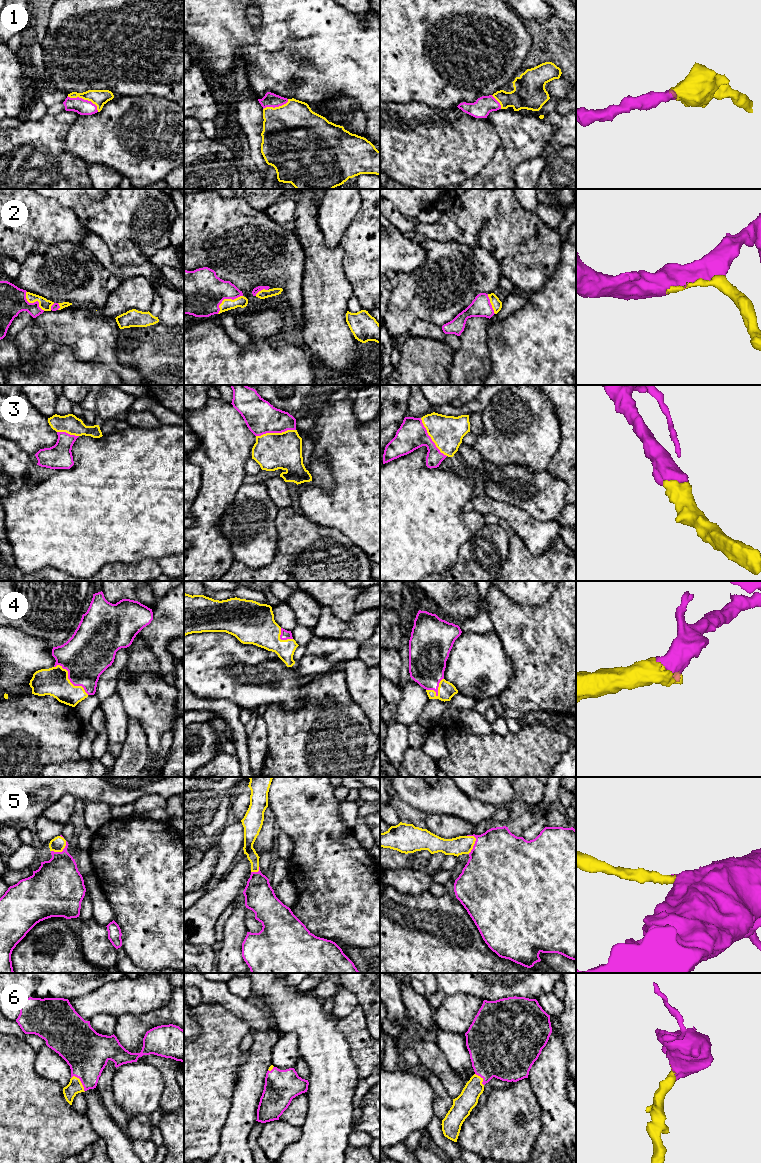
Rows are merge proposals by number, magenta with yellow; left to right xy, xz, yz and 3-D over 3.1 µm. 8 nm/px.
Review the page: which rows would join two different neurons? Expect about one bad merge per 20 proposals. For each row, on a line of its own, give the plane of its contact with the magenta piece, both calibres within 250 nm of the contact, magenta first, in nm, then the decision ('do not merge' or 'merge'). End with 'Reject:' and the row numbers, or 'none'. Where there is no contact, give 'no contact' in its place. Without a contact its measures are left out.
1: contact in xy; calibres 130 and 130 nm; merge
2: contact in xz; calibres 360 and 100 nm; merge
3: contact in yz; calibres 240 and 260 nm; merge
4: contact in xy; calibres 380 and 220 nm; merge
5: contact in yz; calibres 480 and 150 nm; merge
6: contact in xy; calibres 360 and 120 nm; merge
Reject: none

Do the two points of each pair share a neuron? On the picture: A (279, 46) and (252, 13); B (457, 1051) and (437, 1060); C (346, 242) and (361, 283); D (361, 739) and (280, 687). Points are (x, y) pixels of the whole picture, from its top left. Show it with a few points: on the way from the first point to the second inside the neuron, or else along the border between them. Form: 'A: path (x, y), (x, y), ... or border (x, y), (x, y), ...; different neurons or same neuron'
A: border (246, 10), (248, 21), (257, 29); different neurons
B: border (435, 1041), (448, 1064), (457, 1072), (462, 1072); different neurons
C: path (356, 252), (361, 257), (361, 273); same neuron
D: border (306, 684), (297, 710), (280, 706); different neurons

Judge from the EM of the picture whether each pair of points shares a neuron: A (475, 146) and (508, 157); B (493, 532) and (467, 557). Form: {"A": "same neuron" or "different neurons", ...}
{"A": "different neurons", "B": "same neuron"}

